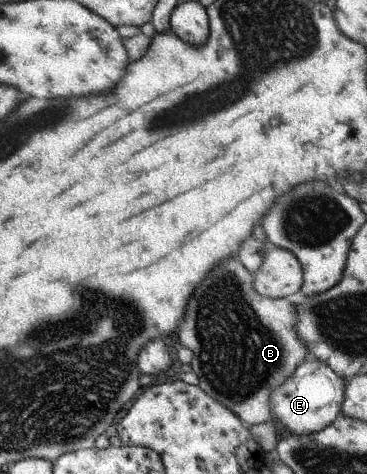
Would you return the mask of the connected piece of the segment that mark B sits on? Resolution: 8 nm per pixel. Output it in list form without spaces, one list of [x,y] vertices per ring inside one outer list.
[[[231,257],[231,260],[215,266],[191,294],[185,318],[177,328],[179,342],[193,353],[190,367],[197,376],[197,386],[209,398],[226,406],[247,426],[271,419],[271,391],[283,384],[303,361],[312,358],[296,331],[296,306],[284,297],[270,299],[257,294],[252,275],[238,258]]]

